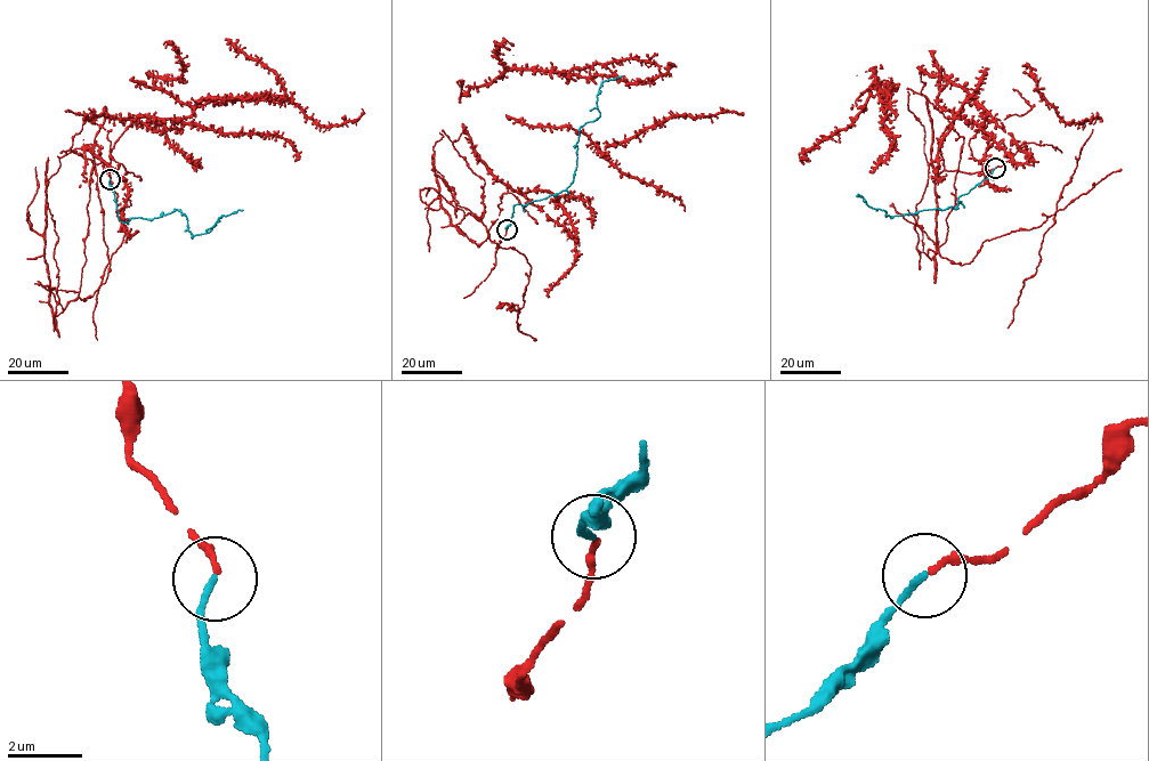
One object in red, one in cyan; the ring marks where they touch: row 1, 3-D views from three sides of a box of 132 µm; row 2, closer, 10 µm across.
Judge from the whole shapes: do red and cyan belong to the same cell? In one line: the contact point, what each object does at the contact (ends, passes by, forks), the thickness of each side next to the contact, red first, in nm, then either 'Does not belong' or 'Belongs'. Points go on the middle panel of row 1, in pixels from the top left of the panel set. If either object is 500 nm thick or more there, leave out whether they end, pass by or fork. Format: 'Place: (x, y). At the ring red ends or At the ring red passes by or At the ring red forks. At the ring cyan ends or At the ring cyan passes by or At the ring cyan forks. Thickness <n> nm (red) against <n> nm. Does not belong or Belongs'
Place: (507, 229). At the ring red ends. At the ring cyan ends. Thickness 180 nm (red) against 160 nm. Belongs

